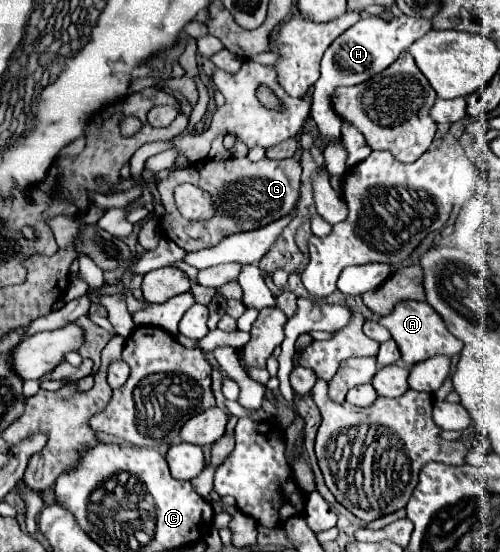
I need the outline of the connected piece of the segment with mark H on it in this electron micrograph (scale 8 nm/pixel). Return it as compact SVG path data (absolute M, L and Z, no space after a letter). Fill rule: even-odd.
M367 16L353 24L347 32L343 32L335 42L327 48L321 60L321 78L315 82L313 90L313 108L311 108L311 118L317 122L319 128L319 142L321 146L329 146L341 138L341 120L339 118L329 118L331 104L329 96L333 94L333 88L337 86L353 86L369 80L377 72L385 70L391 66L401 52L409 50L409 46L425 36L431 30L431 20L425 18L413 18L413 16L399 16L391 20L383 20L379 16Z

